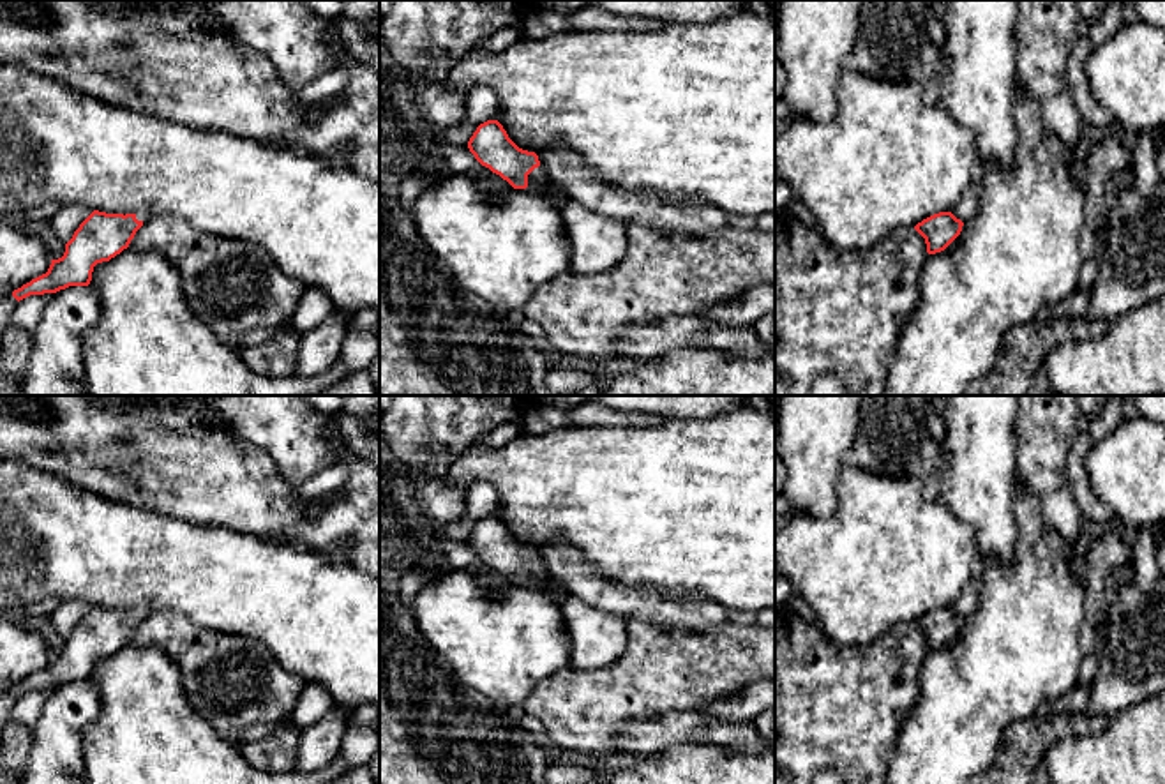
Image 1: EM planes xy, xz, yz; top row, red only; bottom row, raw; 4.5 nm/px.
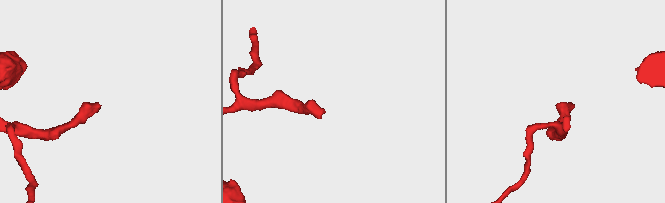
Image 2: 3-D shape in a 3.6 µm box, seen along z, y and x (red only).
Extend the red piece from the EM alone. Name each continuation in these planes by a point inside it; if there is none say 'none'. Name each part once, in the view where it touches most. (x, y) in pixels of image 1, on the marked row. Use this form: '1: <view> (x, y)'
1: xz (537, 179)

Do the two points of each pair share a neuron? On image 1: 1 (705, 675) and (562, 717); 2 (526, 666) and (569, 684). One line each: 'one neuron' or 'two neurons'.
1: one neuron
2: two neurons

